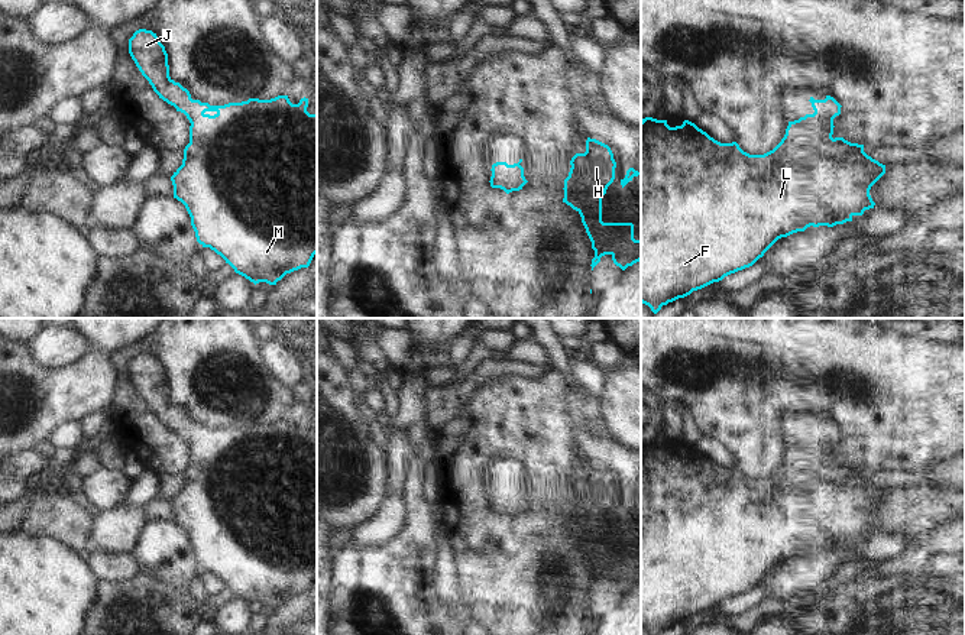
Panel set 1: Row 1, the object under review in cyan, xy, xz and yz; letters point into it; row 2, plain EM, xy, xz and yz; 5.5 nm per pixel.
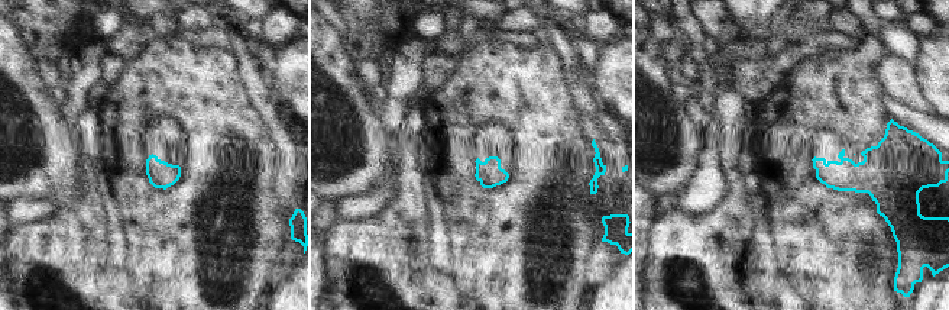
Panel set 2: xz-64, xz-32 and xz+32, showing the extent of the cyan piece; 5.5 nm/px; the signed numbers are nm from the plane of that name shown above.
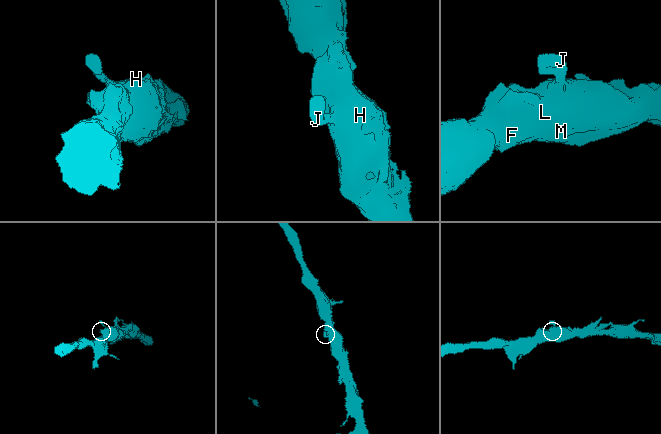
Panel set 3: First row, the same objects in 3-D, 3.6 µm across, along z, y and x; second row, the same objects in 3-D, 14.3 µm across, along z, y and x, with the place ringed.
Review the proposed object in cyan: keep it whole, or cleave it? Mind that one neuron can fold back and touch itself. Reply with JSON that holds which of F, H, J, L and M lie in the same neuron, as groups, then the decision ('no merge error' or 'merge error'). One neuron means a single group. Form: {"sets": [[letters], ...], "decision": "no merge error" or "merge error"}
{"sets": [["F", "H", "J", "L", "M"]], "decision": "no merge error"}

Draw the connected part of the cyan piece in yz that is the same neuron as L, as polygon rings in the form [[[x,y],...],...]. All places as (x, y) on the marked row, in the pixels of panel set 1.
[[[830,95],[825,100],[809,100],[815,110],[799,120],[788,122],[781,142],[764,155],[749,155],[736,142],[720,143],[699,129],[694,123],[684,120],[681,126],[670,127],[667,120],[645,117],[641,120],[641,302],[657,314],[663,305],[690,295],[725,276],[752,266],[781,237],[787,237],[807,227],[843,224],[852,221],[854,216],[862,216],[865,210],[874,208],[870,195],[871,187],[885,174],[885,165],[864,152],[864,145],[851,143],[843,137],[832,137],[833,119],[841,114],[841,104]]]

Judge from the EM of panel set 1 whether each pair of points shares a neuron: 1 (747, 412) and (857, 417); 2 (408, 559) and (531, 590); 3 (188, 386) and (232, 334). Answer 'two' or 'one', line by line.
1: one
2: two
3: one

